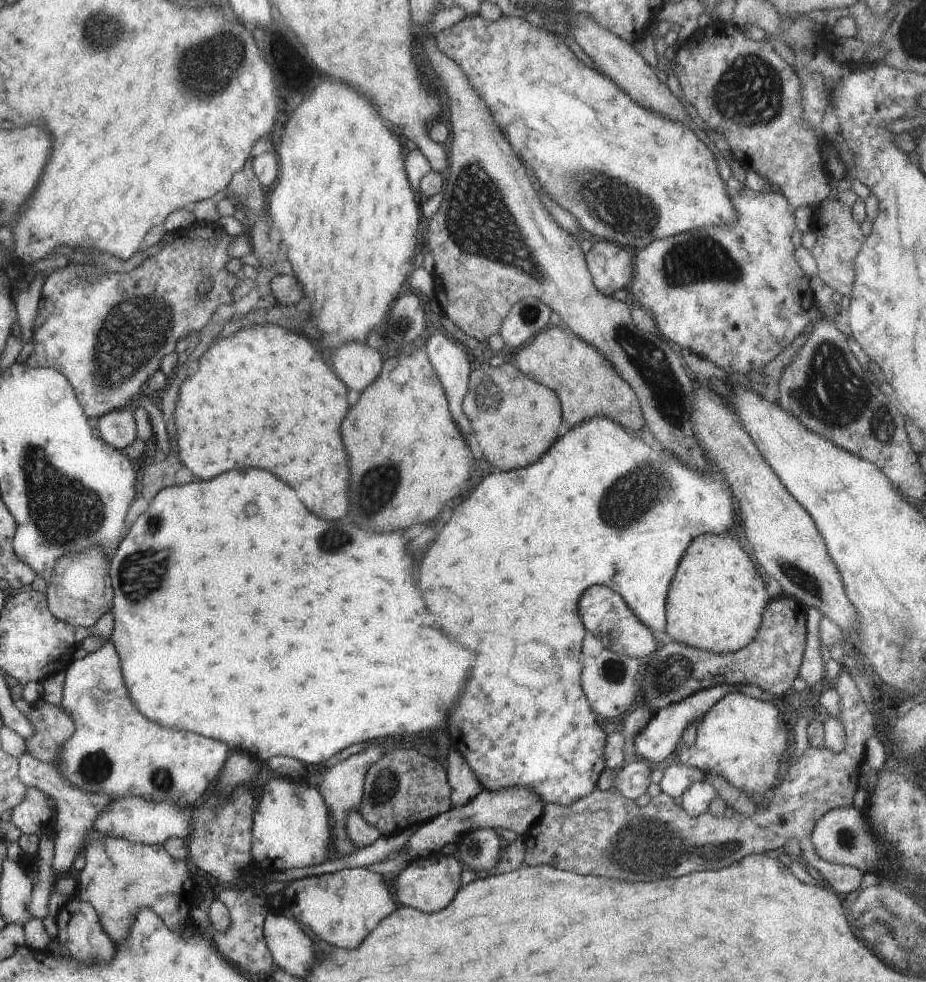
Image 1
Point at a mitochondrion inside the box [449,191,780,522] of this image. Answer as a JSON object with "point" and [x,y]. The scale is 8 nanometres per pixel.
{"point":[645,356]}

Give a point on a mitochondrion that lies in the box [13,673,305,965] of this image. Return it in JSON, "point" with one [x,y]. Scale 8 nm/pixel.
{"point":[94,768]}

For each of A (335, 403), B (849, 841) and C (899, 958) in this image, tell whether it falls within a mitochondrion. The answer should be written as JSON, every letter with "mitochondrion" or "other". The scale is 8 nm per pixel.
{"A":"other","B":"mitochondrion","C":"mitochondrion"}

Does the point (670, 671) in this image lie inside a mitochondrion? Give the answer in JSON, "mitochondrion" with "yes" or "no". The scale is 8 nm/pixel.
{"mitochondrion":"yes"}

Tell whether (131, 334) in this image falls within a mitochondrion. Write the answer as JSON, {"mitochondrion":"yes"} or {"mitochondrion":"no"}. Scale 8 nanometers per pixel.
{"mitochondrion":"yes"}

